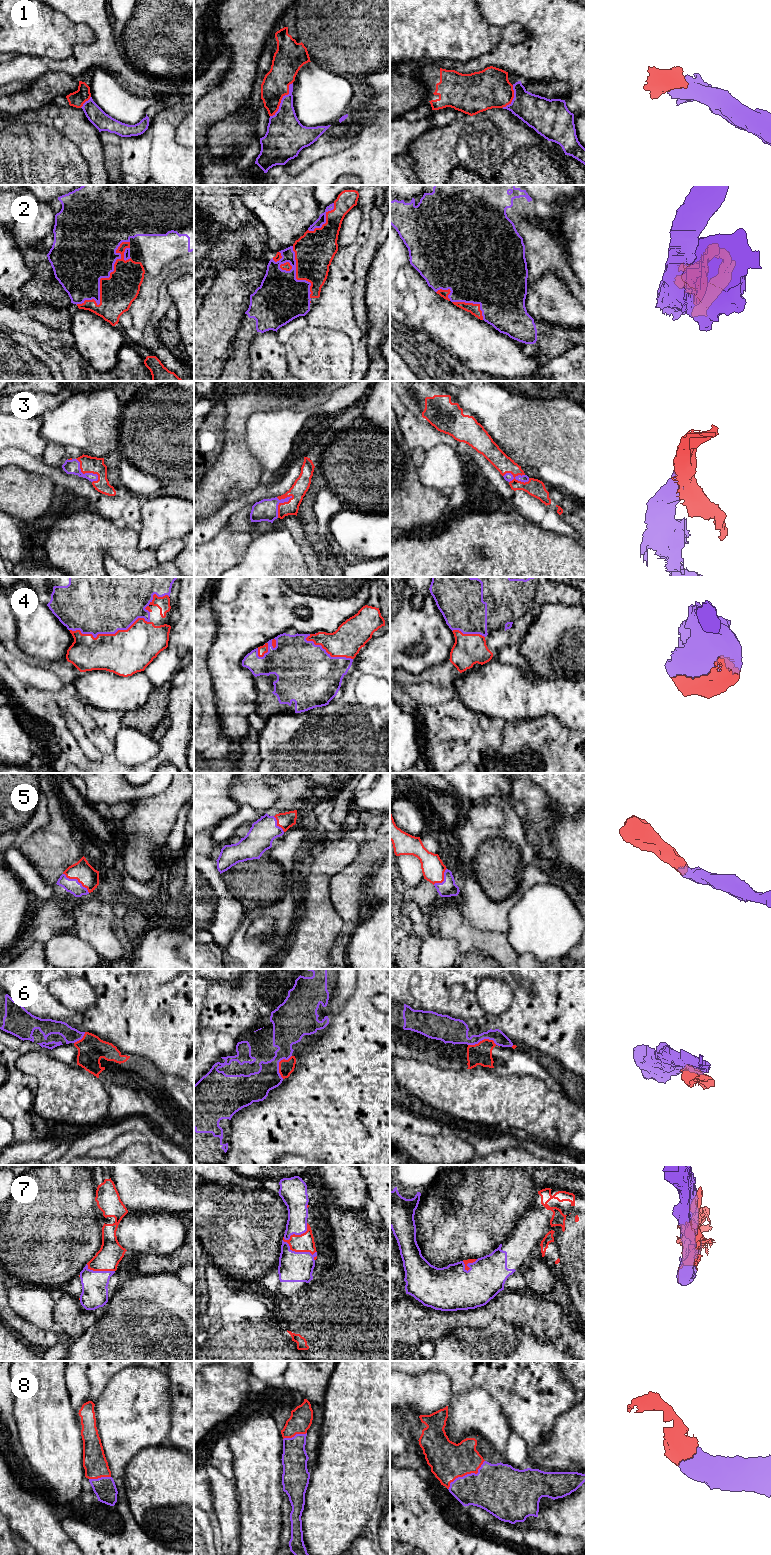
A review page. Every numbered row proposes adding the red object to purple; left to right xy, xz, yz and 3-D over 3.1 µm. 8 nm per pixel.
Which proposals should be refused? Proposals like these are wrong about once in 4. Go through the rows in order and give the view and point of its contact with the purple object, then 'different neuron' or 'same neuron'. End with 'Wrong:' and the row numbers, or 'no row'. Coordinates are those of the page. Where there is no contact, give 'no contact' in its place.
1: contact xz (282, 99); same neuron
2: contact xy (102, 277); same neuron
3: contact xz (278, 504); same neuron
4: contact xy (109, 633); same neuron
5: contact xy (76, 879); same neuron
6: contact yz (484, 1038); same neuron
7: contact xz (298, 1252); same neuron
8: contact yz (467, 1474); same neuron
Wrong: no row

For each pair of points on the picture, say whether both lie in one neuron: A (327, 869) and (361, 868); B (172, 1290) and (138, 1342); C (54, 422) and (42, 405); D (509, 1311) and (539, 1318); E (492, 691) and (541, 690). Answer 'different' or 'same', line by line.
A: different
B: same
C: different
D: same
E: same

